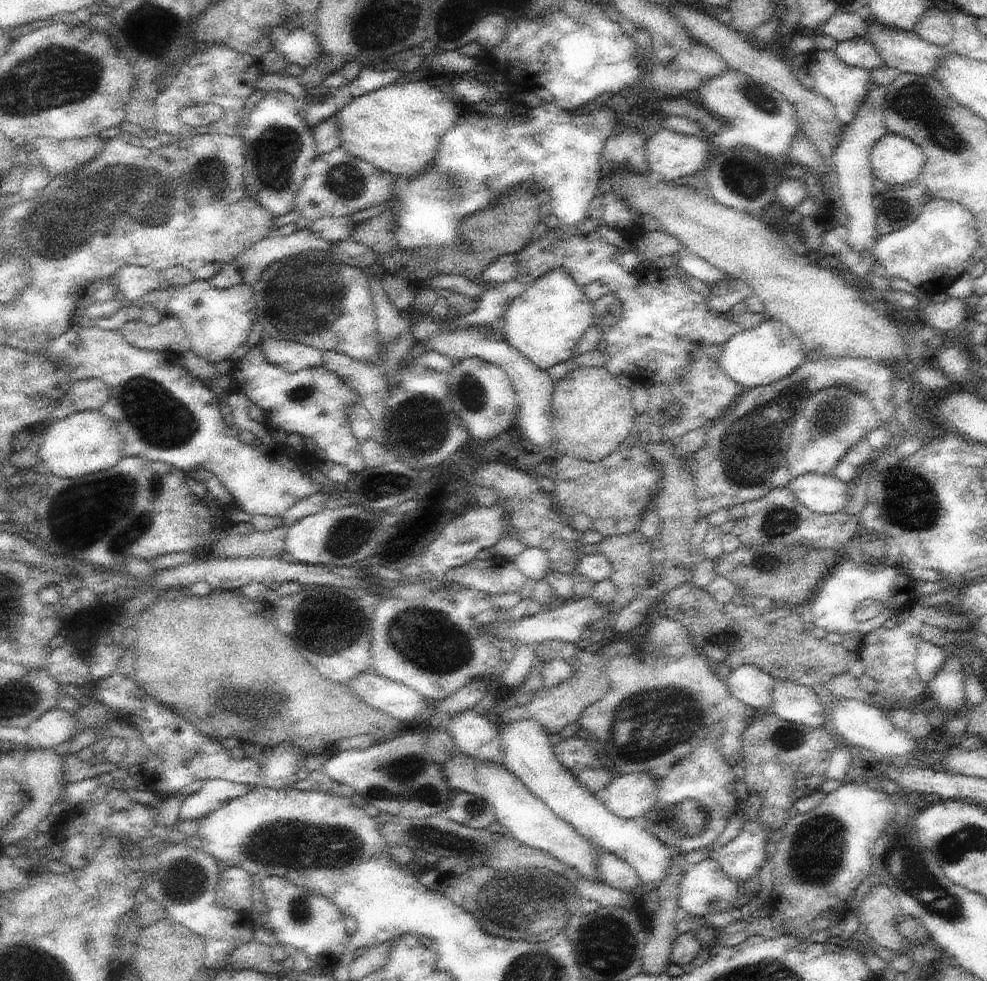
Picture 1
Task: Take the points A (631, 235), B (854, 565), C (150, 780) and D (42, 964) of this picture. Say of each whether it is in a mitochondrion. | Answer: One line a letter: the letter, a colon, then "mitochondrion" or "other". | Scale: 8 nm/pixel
A: other
B: other
C: other
D: mitochondrion

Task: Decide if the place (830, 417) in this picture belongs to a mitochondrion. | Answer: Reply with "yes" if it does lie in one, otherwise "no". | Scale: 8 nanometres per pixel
yes

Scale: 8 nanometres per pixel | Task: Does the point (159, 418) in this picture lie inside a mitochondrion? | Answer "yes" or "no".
yes

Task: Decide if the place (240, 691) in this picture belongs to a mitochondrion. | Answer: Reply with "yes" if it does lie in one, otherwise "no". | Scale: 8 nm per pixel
yes

